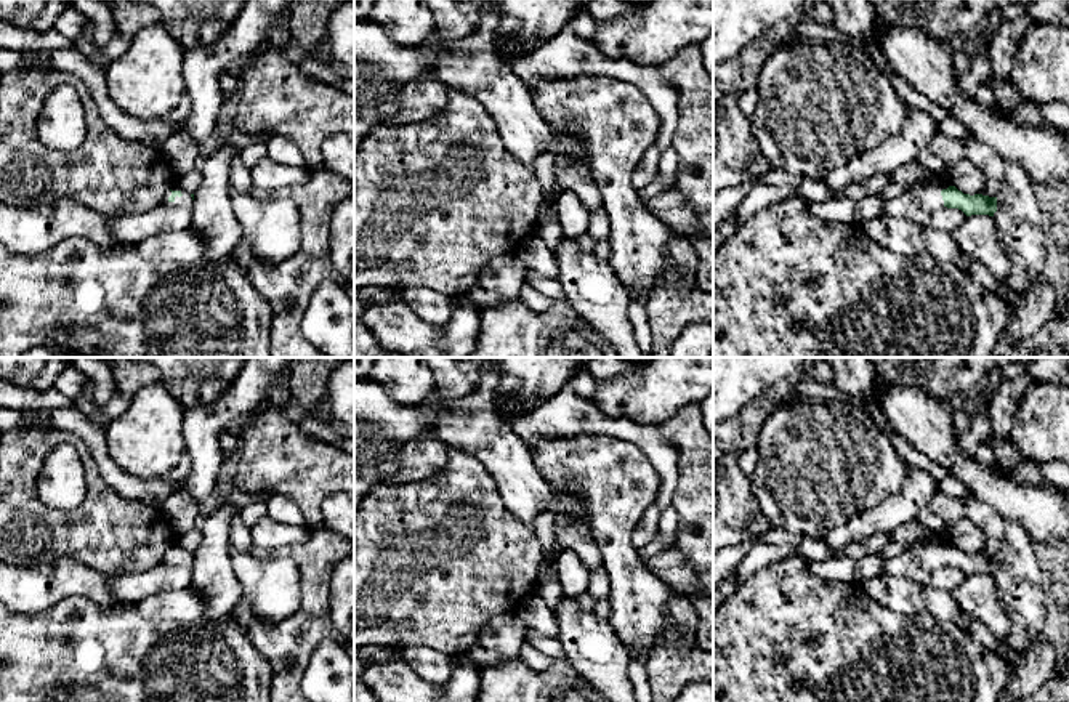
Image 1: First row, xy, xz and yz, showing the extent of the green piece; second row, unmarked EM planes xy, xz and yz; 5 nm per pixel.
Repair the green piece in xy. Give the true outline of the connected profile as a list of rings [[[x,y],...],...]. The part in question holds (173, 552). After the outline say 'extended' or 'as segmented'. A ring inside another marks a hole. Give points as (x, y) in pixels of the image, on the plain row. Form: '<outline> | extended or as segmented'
[[[176,543],[165,553],[163,564],[170,567],[192,566],[194,553],[178,547]]] | extended

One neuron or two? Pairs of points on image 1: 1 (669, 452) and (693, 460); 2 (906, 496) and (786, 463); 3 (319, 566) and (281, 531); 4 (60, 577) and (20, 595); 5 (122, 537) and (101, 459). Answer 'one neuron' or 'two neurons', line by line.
1: two neurons
2: two neurons
3: two neurons
4: one neuron
5: two neurons

